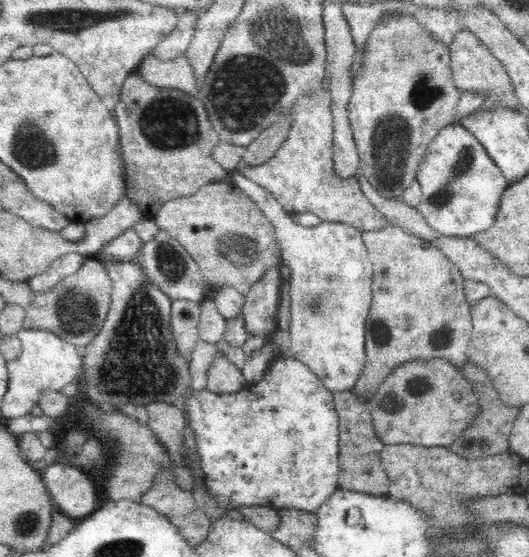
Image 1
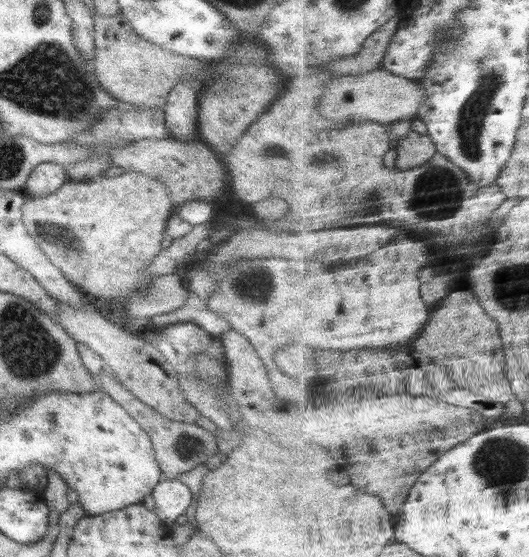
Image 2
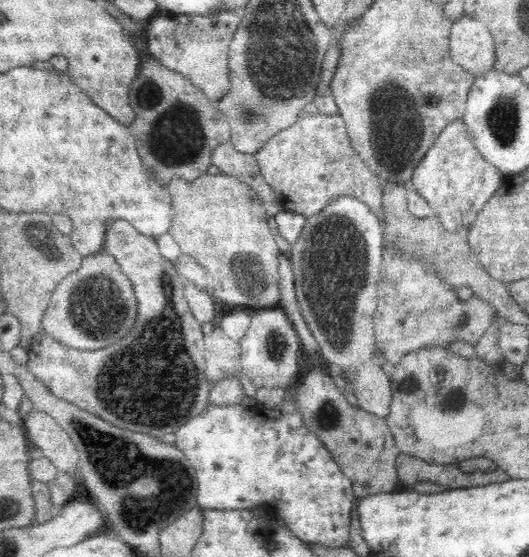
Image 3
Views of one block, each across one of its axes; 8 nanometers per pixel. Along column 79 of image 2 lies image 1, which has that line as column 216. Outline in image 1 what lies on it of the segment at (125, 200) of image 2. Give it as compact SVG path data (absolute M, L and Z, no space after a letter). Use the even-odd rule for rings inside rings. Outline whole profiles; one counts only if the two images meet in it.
M232 182L208 183L196 194L169 200L152 219L184 246L214 289L234 287L246 296L269 268L282 262L272 221Z

